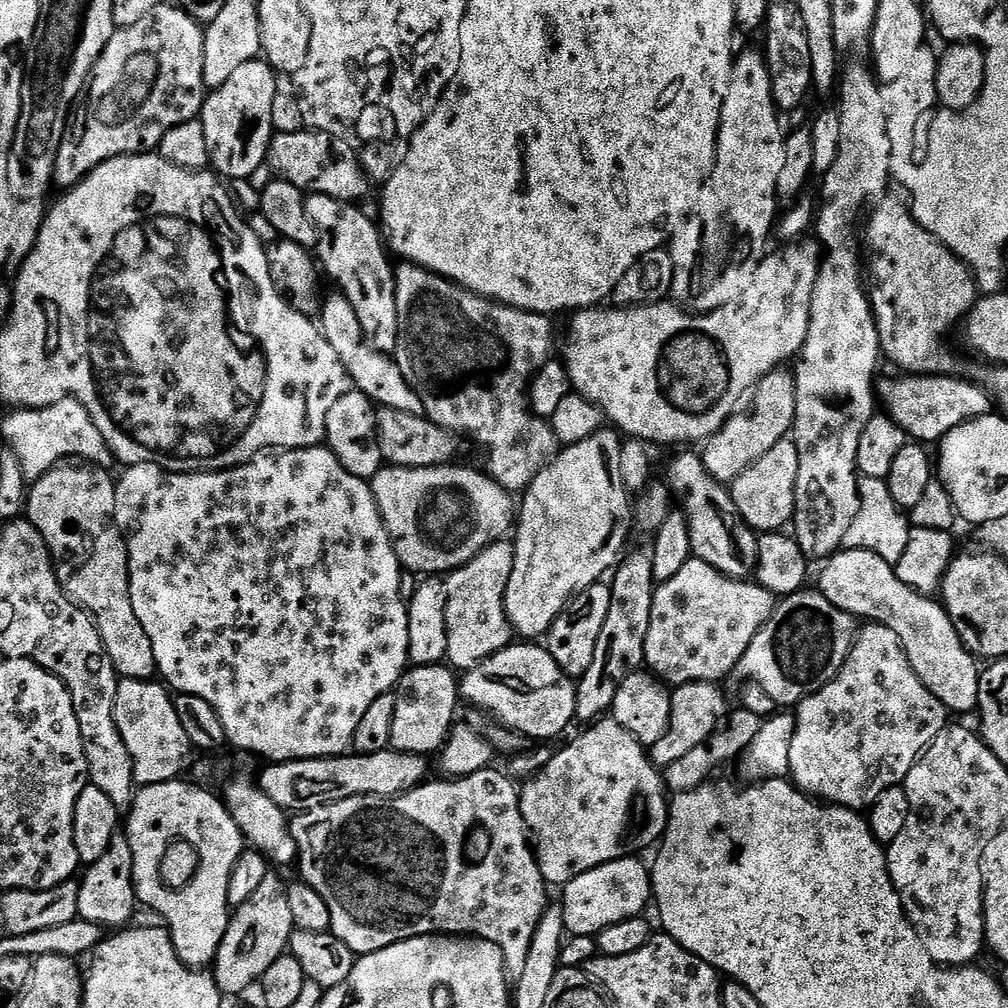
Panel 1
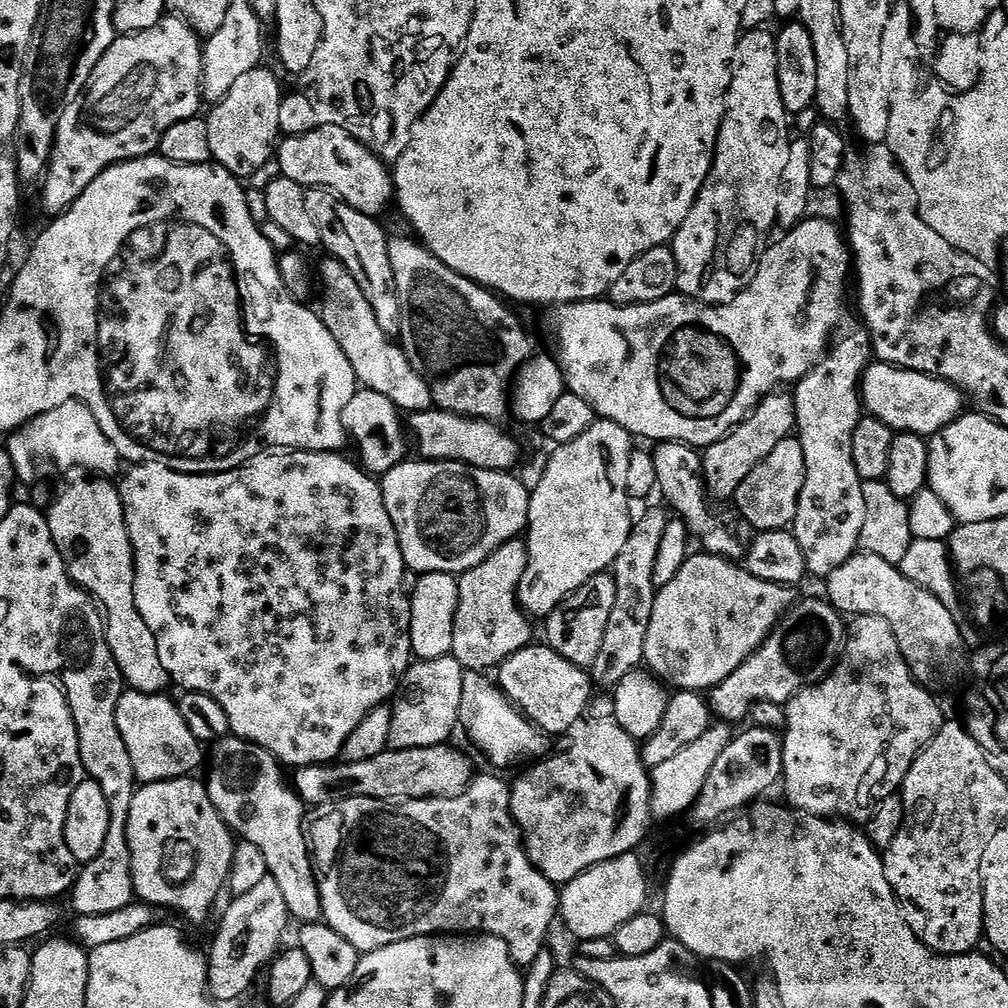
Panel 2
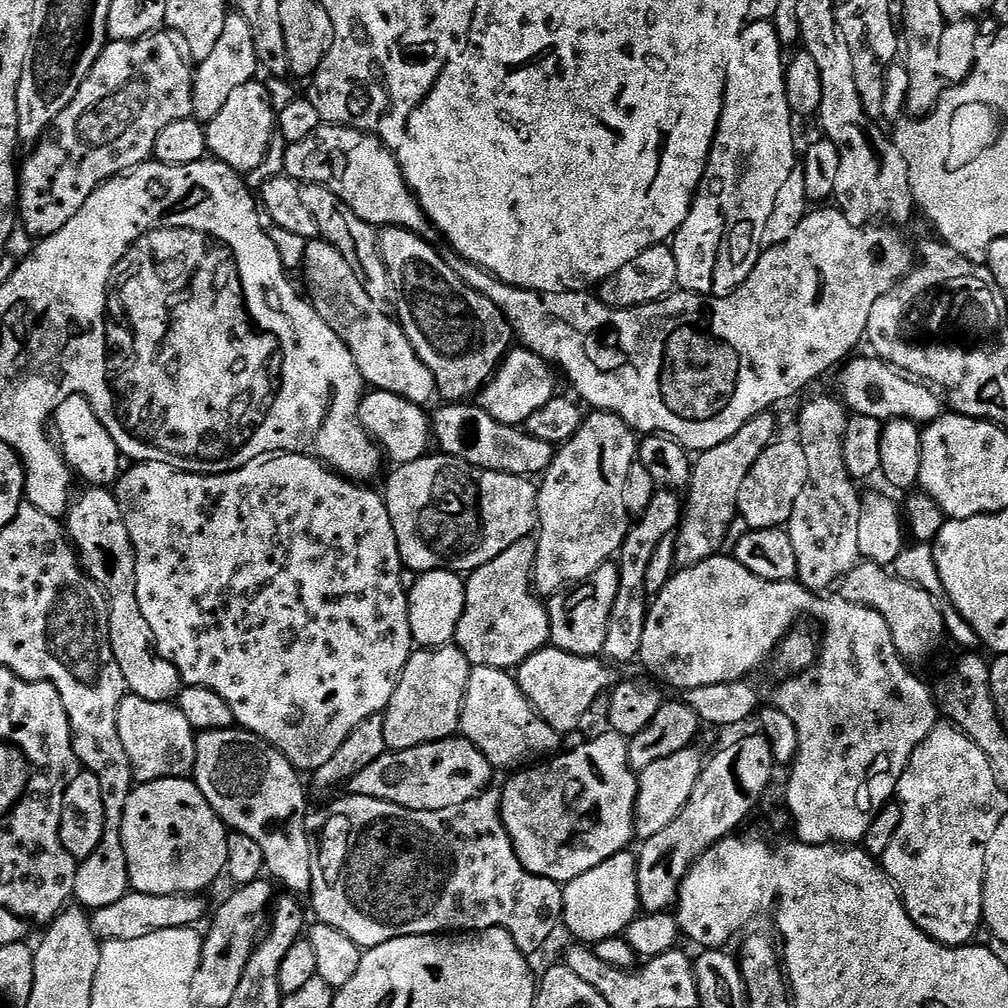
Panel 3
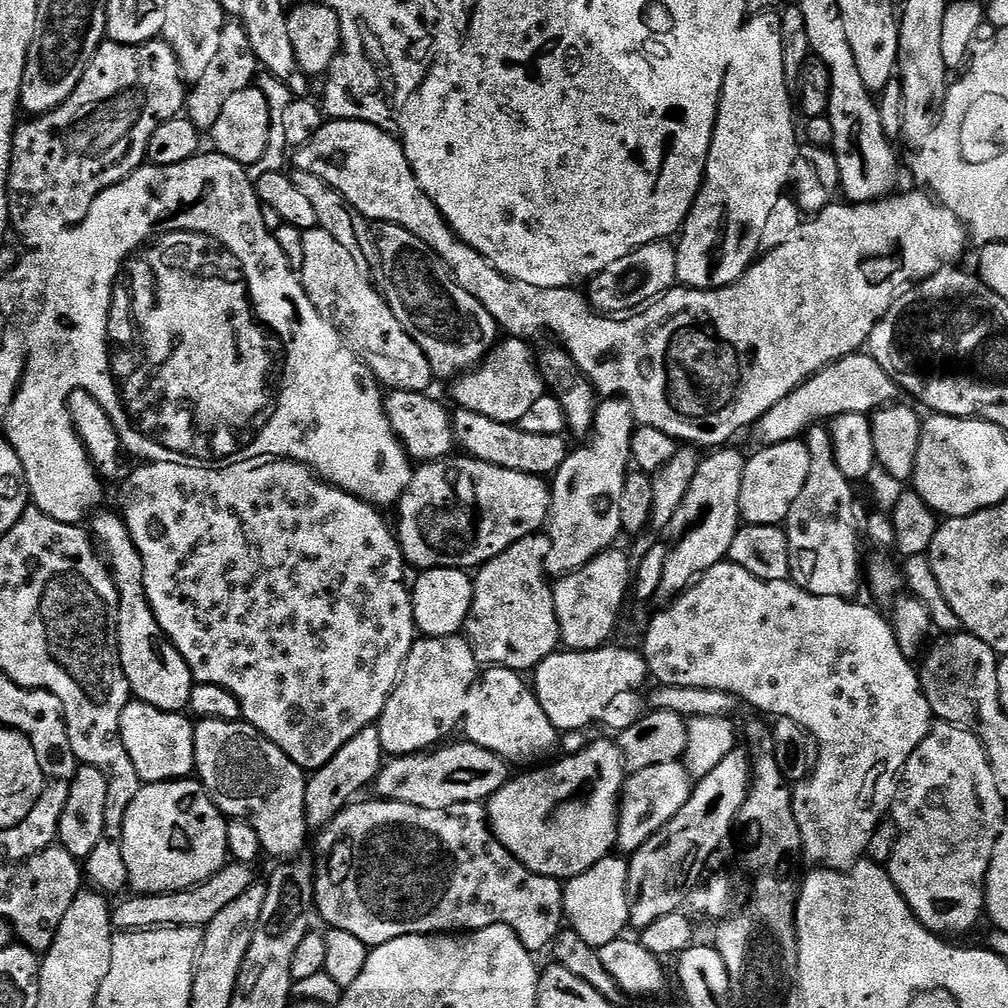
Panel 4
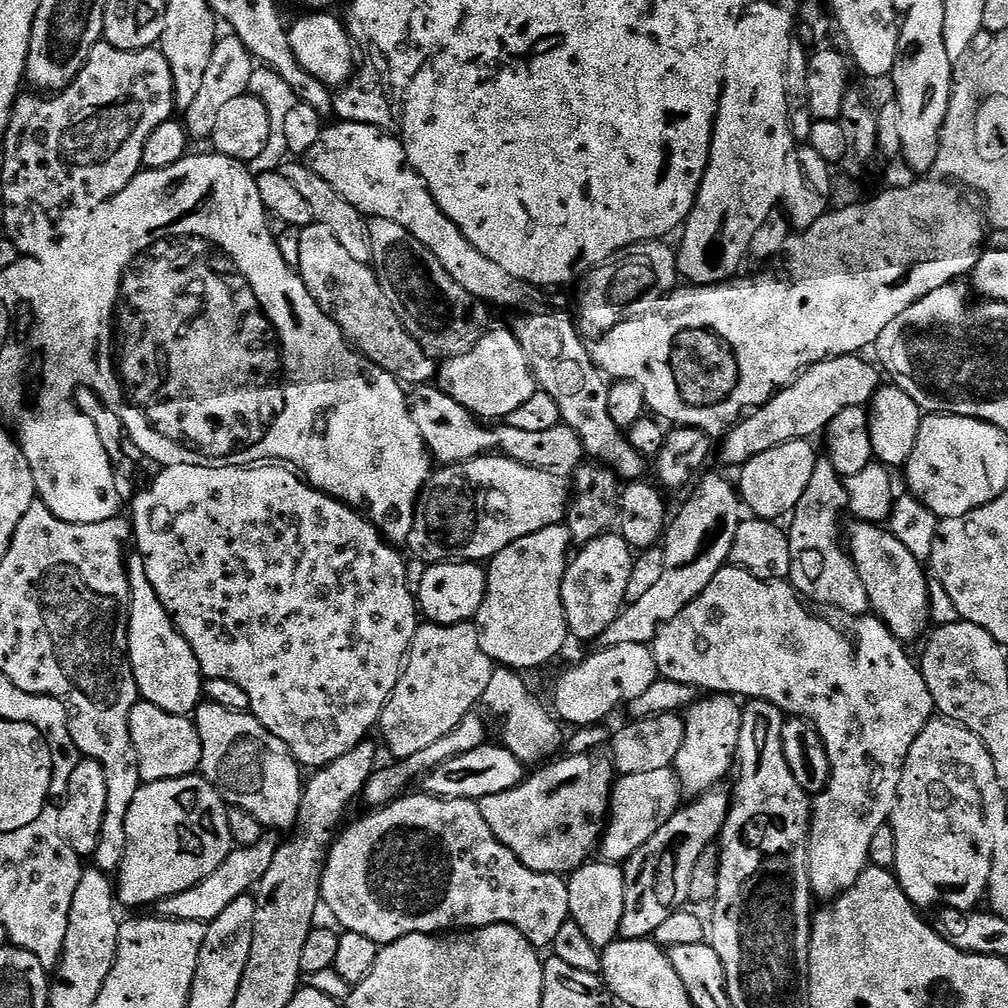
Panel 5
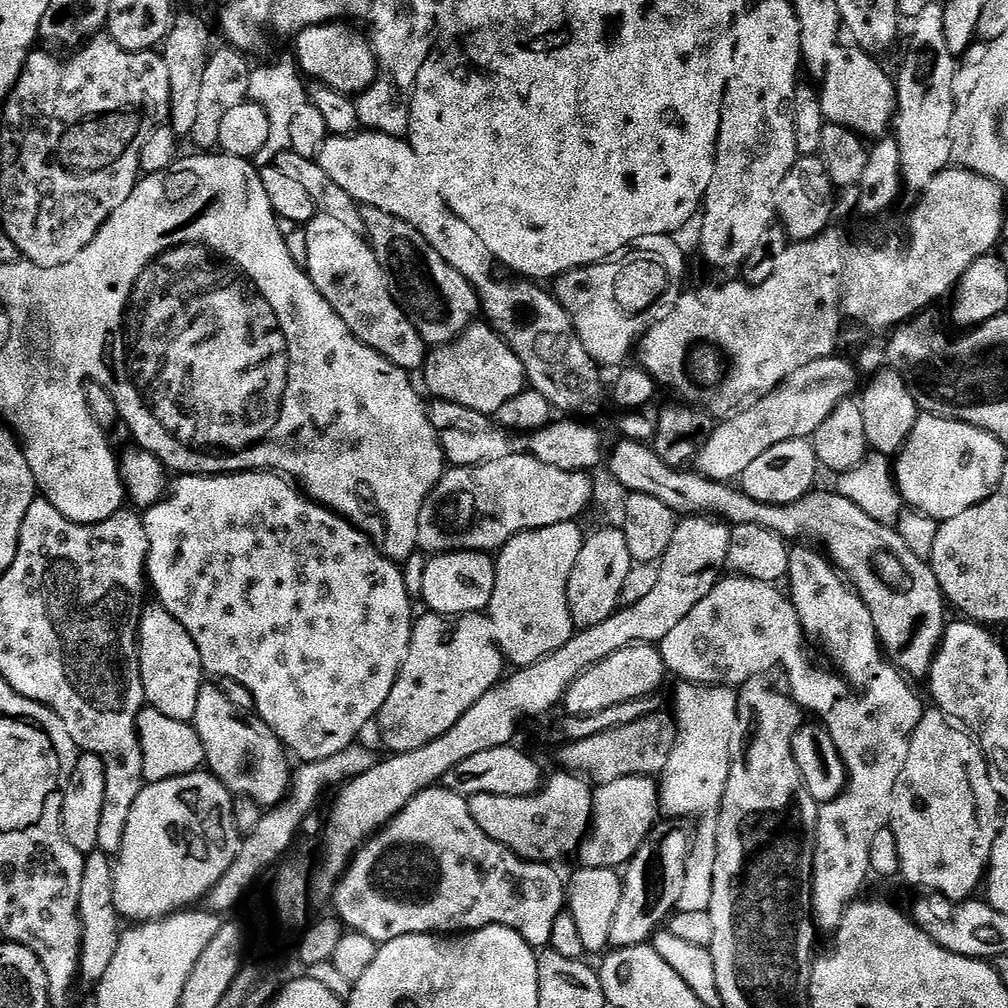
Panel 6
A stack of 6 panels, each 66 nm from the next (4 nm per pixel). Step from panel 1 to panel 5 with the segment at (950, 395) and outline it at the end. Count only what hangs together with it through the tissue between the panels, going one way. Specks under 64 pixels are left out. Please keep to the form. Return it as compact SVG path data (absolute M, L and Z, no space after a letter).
M860 354L830 358L800 373L792 383L771 396L762 407L749 413L739 424L729 429L722 442L723 462L734 468L741 467L750 458L766 454L766 450L774 450L774 446L782 446L795 440L808 440L819 432L821 435L828 423L842 414L842 410L850 410L850 406L863 408L871 405L876 392L882 387L882 376L877 365L867 364L864 358Z

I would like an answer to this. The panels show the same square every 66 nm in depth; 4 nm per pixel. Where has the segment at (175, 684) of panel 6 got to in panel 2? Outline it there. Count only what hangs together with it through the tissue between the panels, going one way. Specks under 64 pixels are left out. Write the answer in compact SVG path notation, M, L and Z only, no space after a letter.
M80 478L84 480L76 480L73 484L68 484L56 496L56 501L53 502L49 508L46 508L46 515L48 518L48 525L50 526L50 534L52 541L59 546L60 553L64 559L64 565L68 568L68 573L73 582L79 588L83 588L97 605L102 606L106 613L106 631L108 634L108 645L114 654L114 658L118 662L120 672L124 676L124 683L133 692L150 692L153 694L160 694L165 691L164 687L169 687L170 681L166 674L166 666L162 666L162 658L158 658L158 642L156 641L156 633L150 630L150 626L146 626L146 622L142 622L142 614L138 614L136 603L134 602L134 578L136 577L136 559L134 558L134 550L130 542L130 534L128 527L124 521L124 507L122 506L122 498L120 497L120 489L111 479L108 478Z

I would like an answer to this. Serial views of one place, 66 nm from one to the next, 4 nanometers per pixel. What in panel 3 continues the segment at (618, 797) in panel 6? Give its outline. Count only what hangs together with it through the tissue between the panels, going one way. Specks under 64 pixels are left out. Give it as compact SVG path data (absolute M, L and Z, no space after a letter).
M693 746L686 750L678 750L678 754L670 754L670 758L661 758L651 766L639 769L636 781L636 830L635 835L641 841L650 839L658 830L666 830L674 818L686 806L690 794L694 794L694 786L706 763L700 757L699 747Z

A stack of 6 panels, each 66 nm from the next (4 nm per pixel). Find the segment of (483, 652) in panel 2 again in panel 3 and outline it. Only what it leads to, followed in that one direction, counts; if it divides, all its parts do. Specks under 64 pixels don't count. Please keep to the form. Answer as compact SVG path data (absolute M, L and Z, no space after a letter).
M536 541L514 542L486 566L467 573L465 609L458 620L455 647L462 650L471 667L515 670L526 658L546 647L550 640L550 618L545 601L532 586Z

